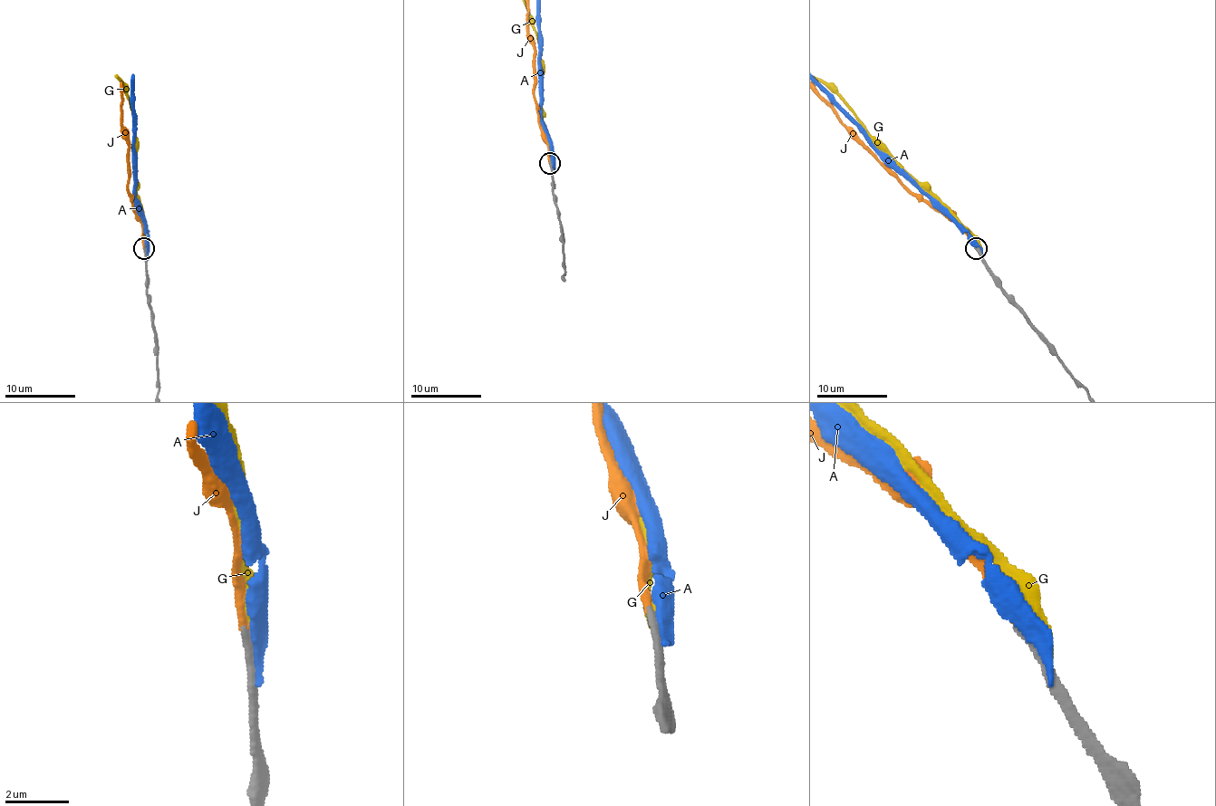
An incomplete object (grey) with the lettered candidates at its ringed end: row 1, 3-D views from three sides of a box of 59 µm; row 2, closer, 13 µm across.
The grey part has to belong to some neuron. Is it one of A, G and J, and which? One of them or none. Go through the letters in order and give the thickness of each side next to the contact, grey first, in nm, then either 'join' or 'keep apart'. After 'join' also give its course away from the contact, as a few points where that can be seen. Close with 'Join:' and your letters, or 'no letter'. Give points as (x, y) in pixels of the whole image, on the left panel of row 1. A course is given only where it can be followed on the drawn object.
A: calibres 420 and 480 nm; keep apart
G: calibres 400 and 360 nm; keep apart
J: calibres 360 and 260 nm; join
Join: J

